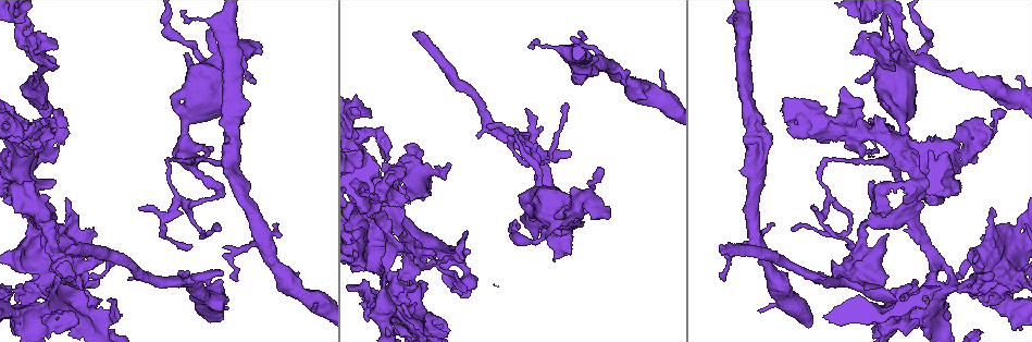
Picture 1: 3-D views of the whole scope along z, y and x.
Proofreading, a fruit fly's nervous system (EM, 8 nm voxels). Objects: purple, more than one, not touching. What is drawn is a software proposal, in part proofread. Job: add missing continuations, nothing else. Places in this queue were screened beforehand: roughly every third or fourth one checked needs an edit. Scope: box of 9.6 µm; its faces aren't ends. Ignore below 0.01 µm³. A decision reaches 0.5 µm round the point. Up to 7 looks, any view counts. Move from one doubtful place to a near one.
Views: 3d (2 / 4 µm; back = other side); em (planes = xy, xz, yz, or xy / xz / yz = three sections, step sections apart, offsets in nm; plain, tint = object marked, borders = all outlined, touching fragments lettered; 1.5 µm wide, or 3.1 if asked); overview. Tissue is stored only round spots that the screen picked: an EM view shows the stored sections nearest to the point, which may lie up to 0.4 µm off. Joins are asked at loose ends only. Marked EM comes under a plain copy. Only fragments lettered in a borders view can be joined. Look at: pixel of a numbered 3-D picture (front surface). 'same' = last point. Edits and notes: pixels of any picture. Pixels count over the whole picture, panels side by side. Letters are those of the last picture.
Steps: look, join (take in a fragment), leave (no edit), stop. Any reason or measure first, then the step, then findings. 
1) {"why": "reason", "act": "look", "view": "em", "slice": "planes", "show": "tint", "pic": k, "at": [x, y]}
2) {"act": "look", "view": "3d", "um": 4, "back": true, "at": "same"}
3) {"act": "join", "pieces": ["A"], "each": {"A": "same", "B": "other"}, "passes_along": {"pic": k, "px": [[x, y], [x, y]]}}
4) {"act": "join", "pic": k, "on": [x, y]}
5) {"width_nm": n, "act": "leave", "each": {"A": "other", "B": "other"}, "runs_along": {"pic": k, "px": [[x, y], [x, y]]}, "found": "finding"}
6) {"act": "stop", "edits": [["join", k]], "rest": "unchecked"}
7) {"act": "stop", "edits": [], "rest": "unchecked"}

{"why": "stops while still wide", "act": "look", "view": "em", "slice": "planes", "show": "tint", "pic": 1, "at": [608, 218]}

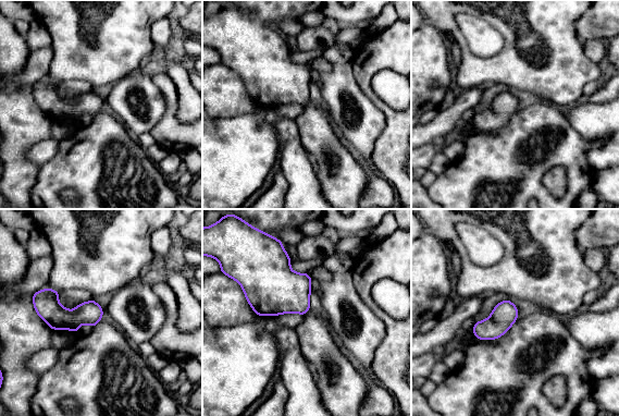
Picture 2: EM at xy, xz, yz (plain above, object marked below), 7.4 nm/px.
{"why": "what lies round it", "act": "look", "view": "em", "slice": "planes", "show": "borders", "at": "same"}

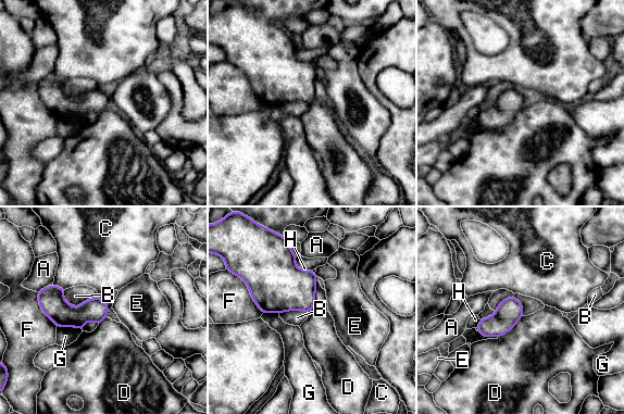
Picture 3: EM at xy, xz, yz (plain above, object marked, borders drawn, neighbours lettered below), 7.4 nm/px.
{"act": "leave", "each": {"A": "other", "B": "other", "C": "other", "D": "other", "E": "other", "F": "other", "G": "other", "H": "other"}, "border": {"pic": 3, "px": [[522, 315], [508, 331], [498, 337]]}, "found": "none of them fits"}

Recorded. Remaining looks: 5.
{"why": "thick end", "act": "look", "view": "3d", "um": 4, "pic": 1, "at": [887, 102]}

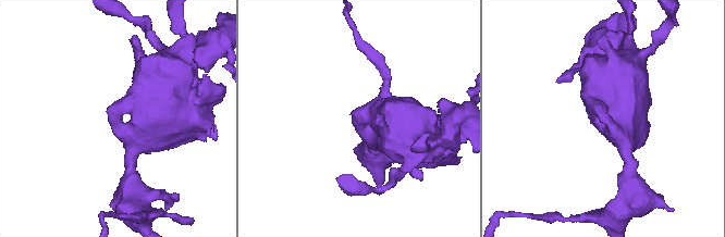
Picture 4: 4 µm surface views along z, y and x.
{"act": "look", "view": "em", "slice": "planes", "show": "borders", "pic": 4, "at": [353, 117]}

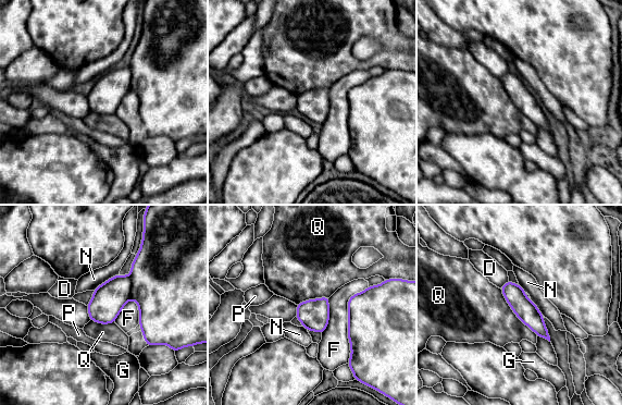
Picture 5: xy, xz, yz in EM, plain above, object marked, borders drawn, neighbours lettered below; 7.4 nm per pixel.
{"act": "leave", "each": {"D": "other", "F": "other", "G": "other", "N": "other", "P": "other", "Q": "other"}, "runs_along": {"pic": 5, "px": [[509, 284], [517, 299], [546, 335]]}, "found": "no lettered fragment goes on from it"}

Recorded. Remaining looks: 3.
{"why": "an open end", "act": "look", "view": "em", "slice": "yz", "step": 4, "show": "tint", "pic": 1, "at": [404, 170]}

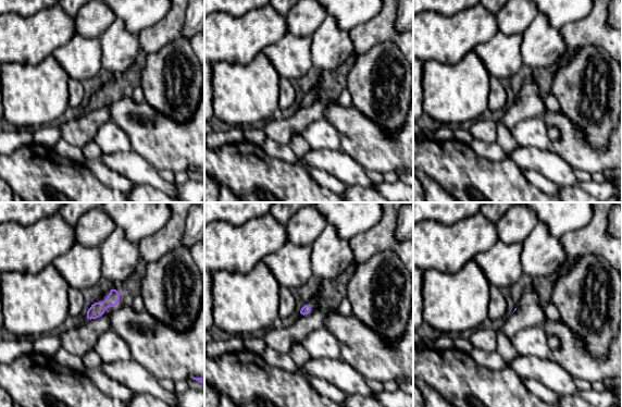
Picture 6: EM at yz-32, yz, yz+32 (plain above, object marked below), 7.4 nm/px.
{"why": "cut it another way", "act": "look", "view": "em", "slice": "planes", "show": "borders", "at": "same"}

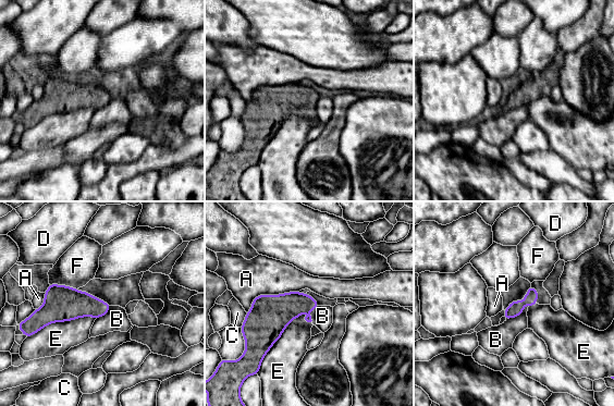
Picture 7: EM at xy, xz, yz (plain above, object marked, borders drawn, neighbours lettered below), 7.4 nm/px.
{"longest_contact_nm": ["E", 550], "act": "leave", "each": {"A": "other", "B": "other", "C": "other", "D": "other", "E": "other", "F": "other"}, "border": {"pic": 7, "px": [[528, 305], [517, 316], [505, 321]]}, "found": "no lettered fragment goes on from it"}

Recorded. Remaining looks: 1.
{"act": "stop", "edits": [], "rest": "unchecked"}

